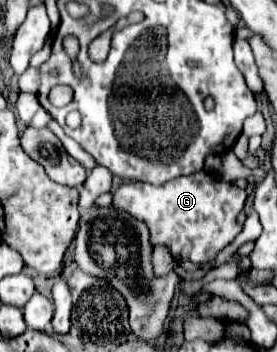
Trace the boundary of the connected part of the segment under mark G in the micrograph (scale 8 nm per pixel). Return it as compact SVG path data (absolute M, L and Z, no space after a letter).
M196 172L192 176L180 176L174 178L166 184L154 186L148 182L130 182L130 184L122 184L116 192L114 192L114 208L122 208L128 214L136 216L138 220L146 222L152 234L152 244L168 244L170 252L174 258L184 258L190 260L194 264L202 264L208 262L212 258L216 258L216 254L226 248L236 234L242 230L236 222L238 214L242 212L246 202L246 192L234 184L224 182L222 178L216 178L214 174L206 174L206 172Z

